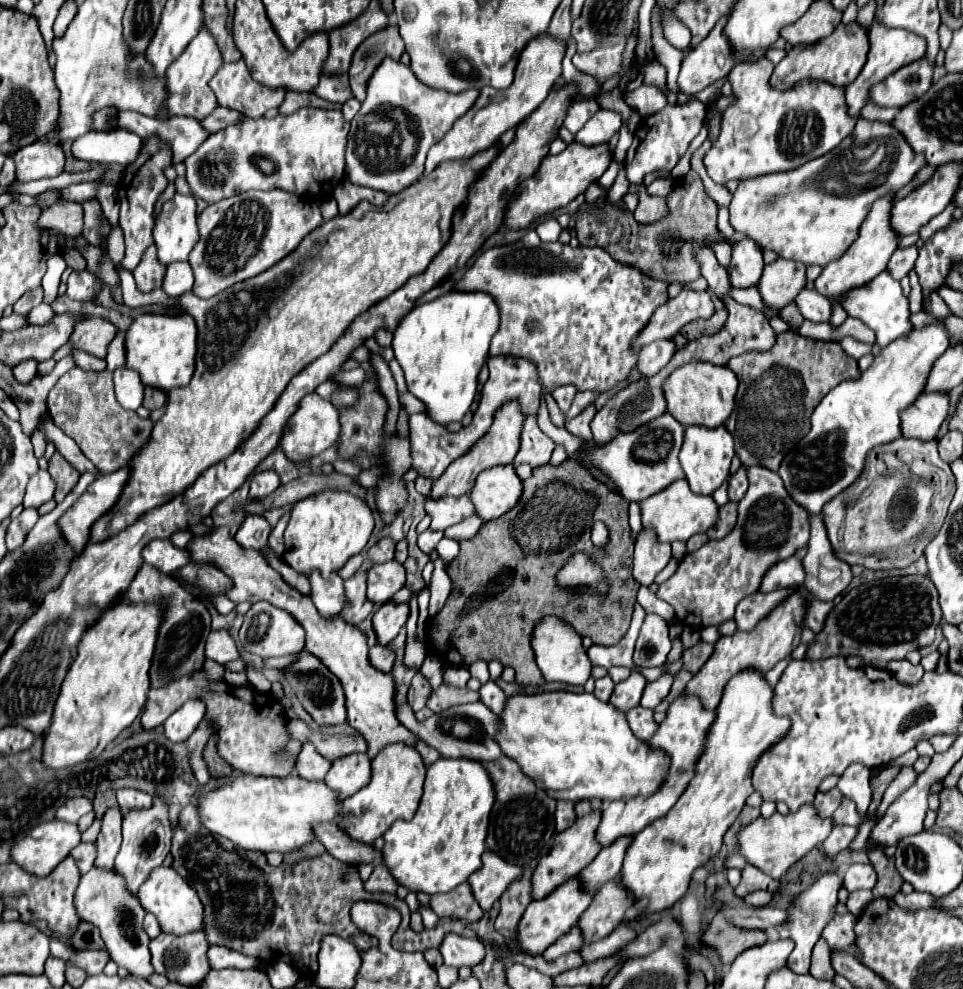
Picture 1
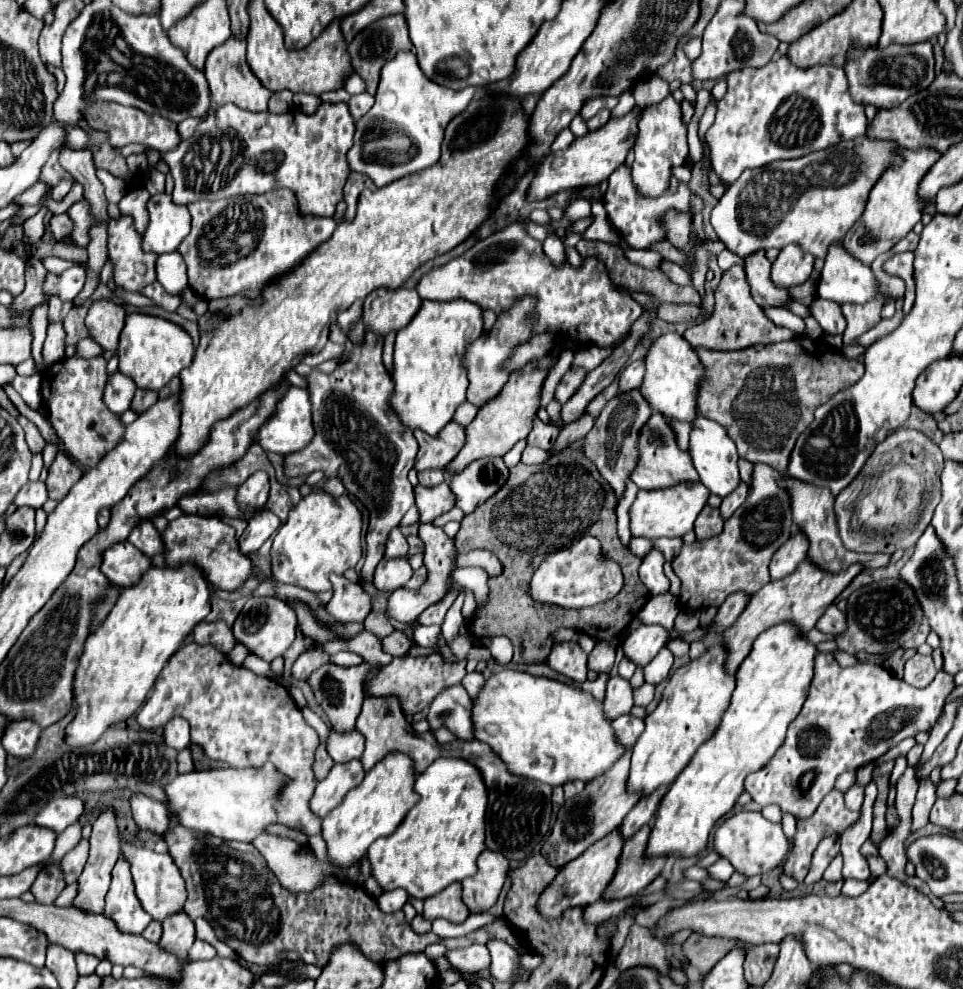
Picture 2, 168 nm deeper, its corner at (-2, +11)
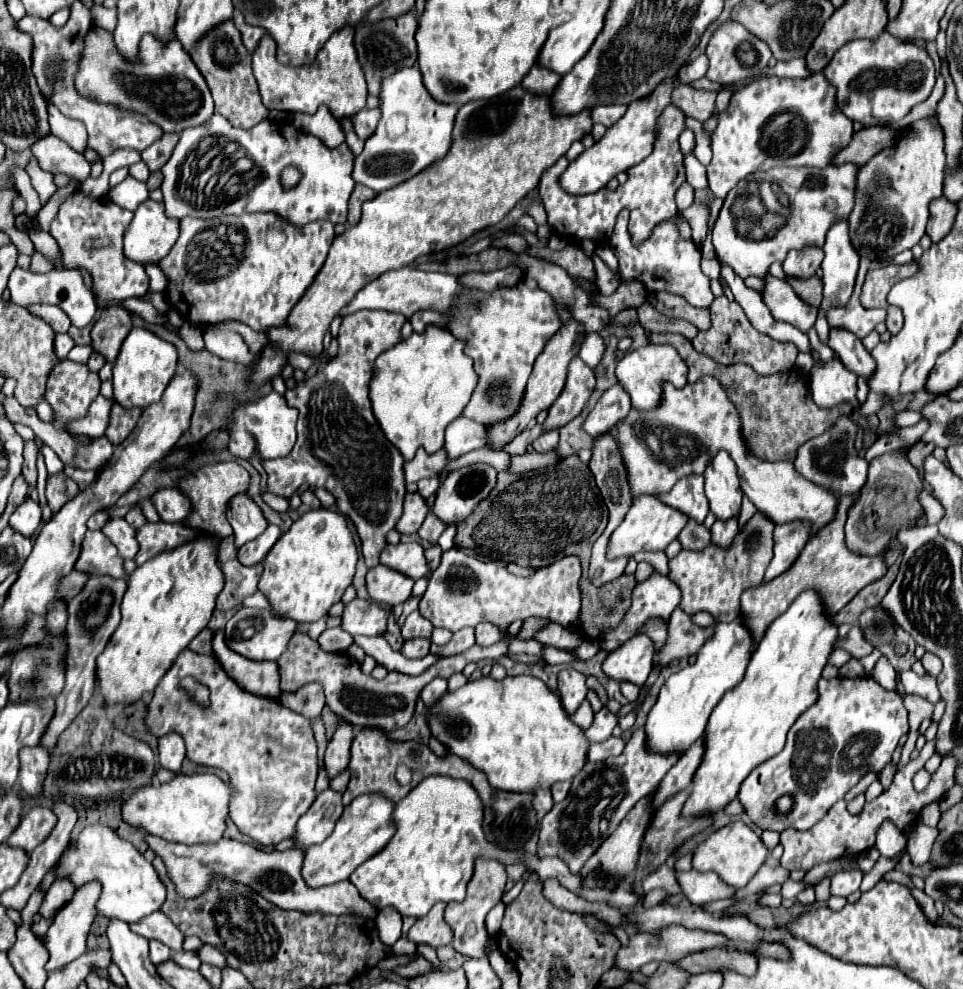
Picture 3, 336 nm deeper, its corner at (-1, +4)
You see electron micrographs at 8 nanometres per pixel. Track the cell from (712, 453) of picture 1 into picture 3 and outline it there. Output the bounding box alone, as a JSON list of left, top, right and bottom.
[705,452,743,520]

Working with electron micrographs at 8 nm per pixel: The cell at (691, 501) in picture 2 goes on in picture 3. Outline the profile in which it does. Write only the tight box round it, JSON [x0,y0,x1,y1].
[607,496,687,560]

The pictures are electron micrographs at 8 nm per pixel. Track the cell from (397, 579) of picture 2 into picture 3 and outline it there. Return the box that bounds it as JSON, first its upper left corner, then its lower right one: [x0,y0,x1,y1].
[367,564,413,606]

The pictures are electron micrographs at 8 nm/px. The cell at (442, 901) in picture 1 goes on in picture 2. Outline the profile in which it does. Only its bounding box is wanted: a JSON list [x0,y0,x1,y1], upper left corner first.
[424,883,470,923]

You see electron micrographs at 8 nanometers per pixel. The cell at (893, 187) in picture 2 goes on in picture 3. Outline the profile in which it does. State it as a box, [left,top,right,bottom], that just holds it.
[847,118,943,260]

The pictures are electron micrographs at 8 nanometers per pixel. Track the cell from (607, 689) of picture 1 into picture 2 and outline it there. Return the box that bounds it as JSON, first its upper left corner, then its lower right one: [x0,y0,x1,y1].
[580,673,610,701]

